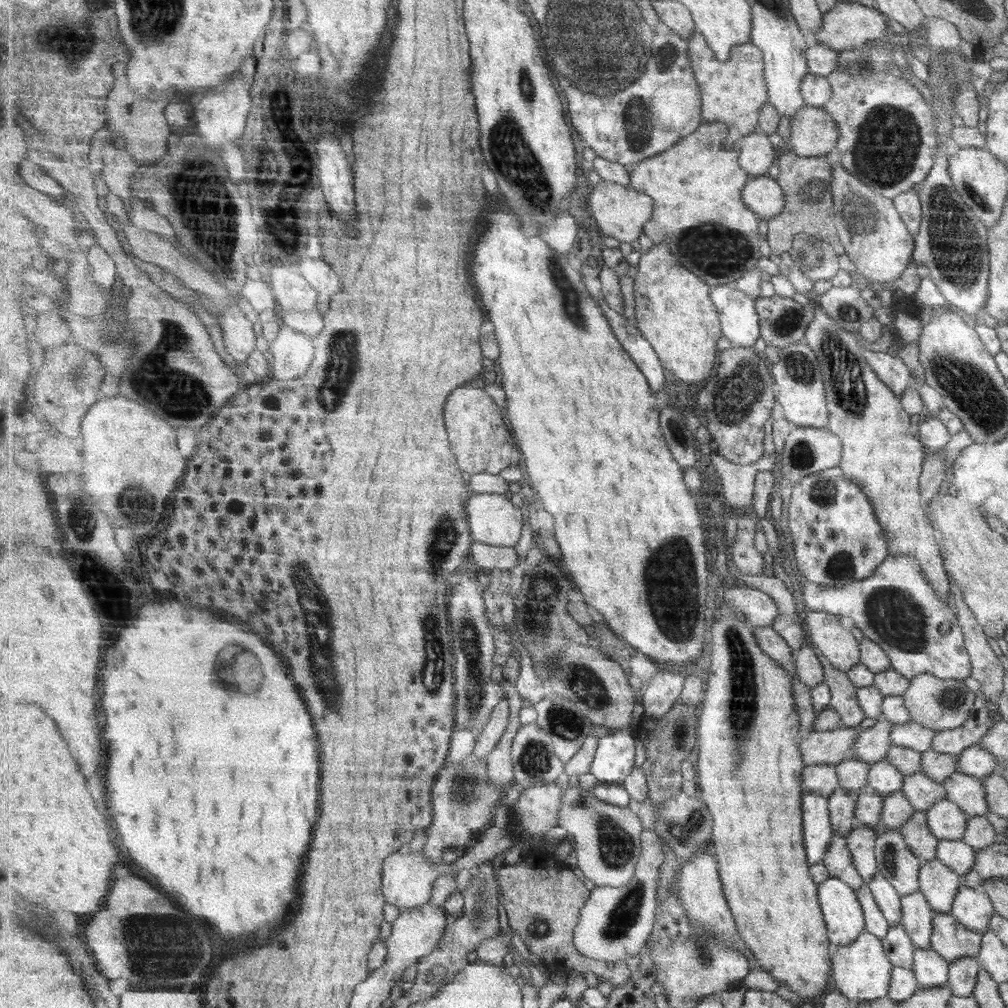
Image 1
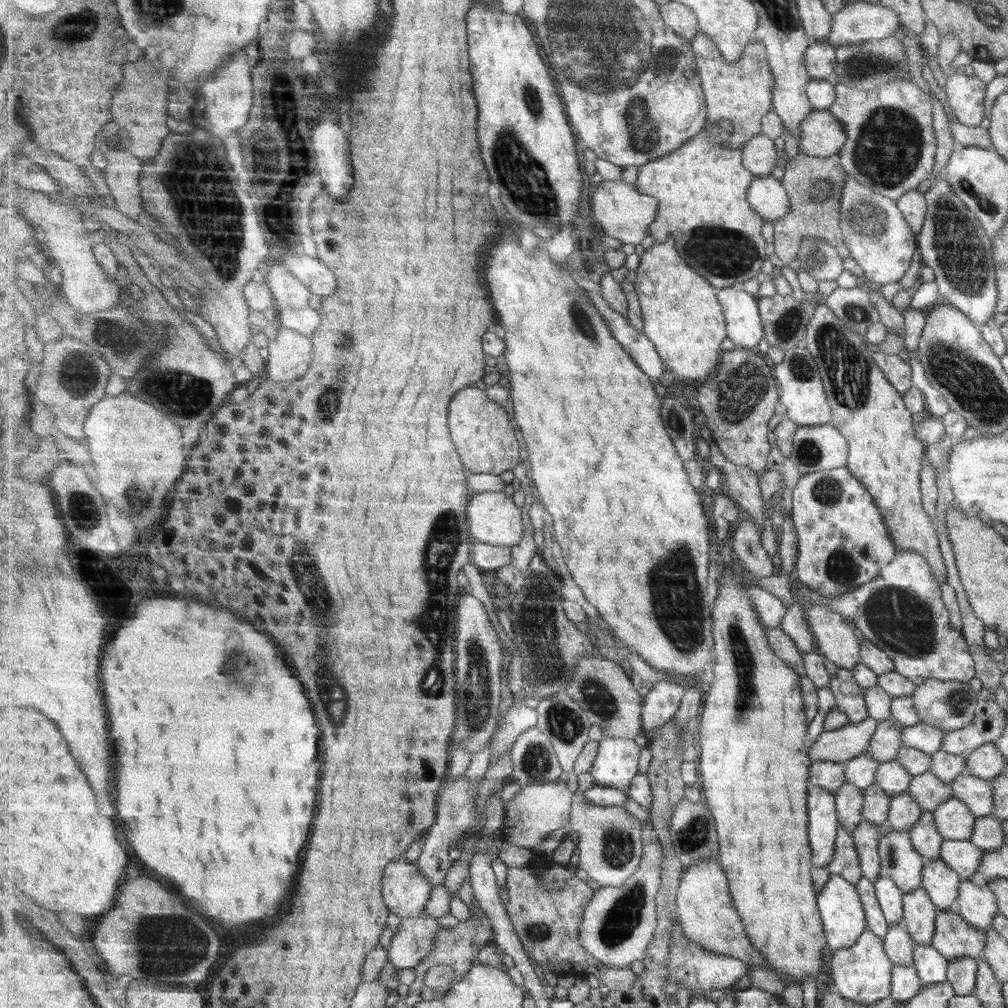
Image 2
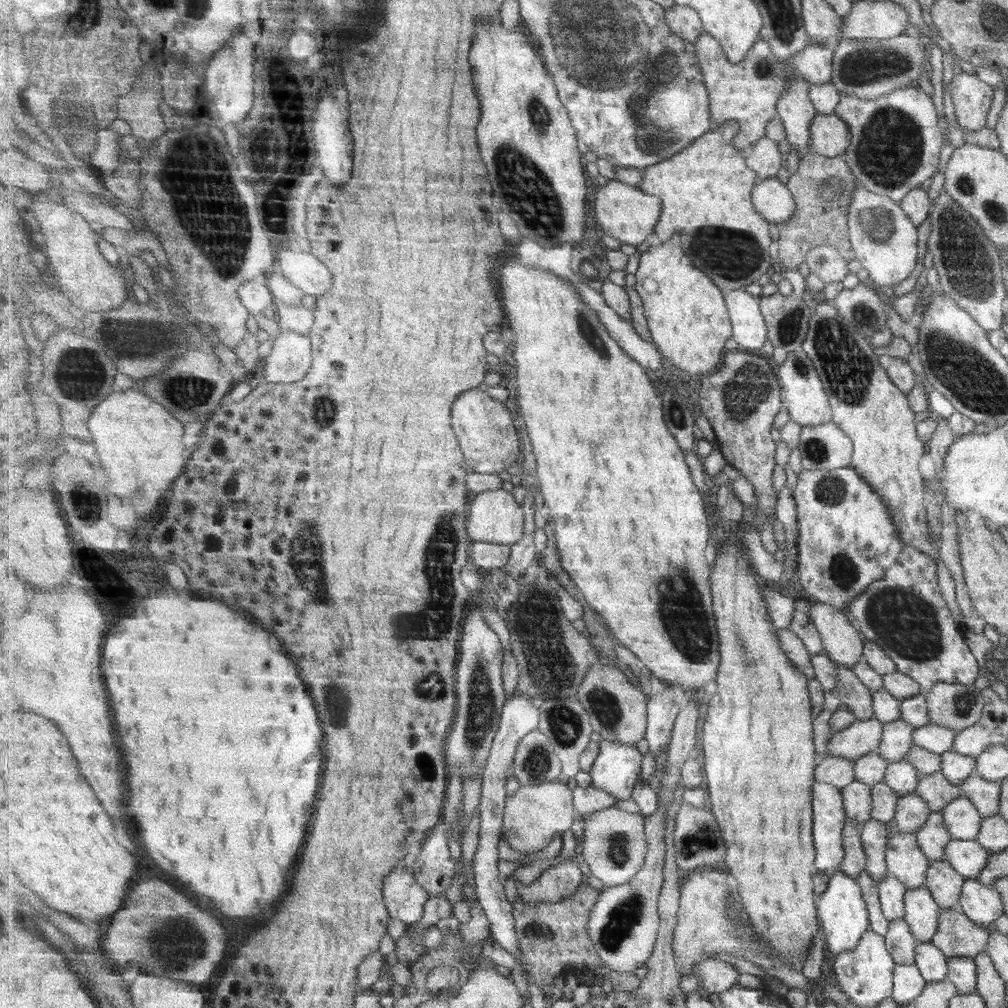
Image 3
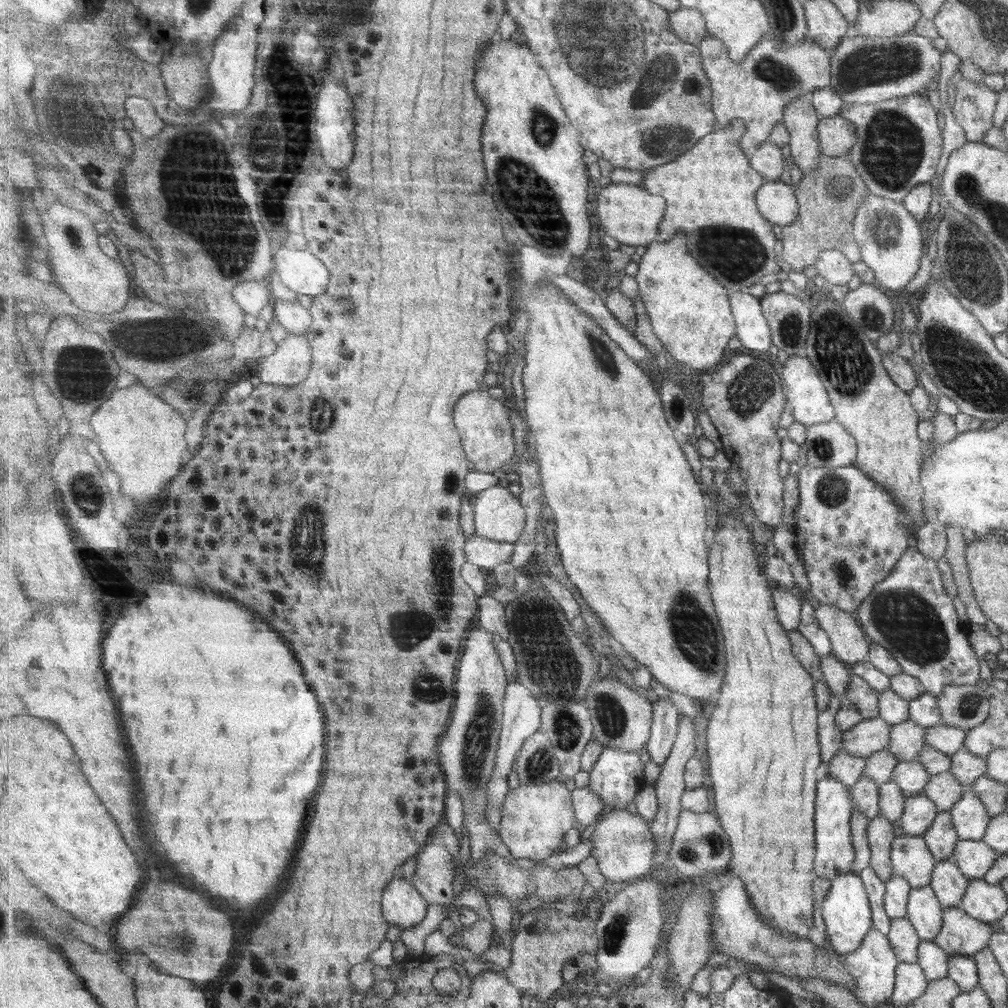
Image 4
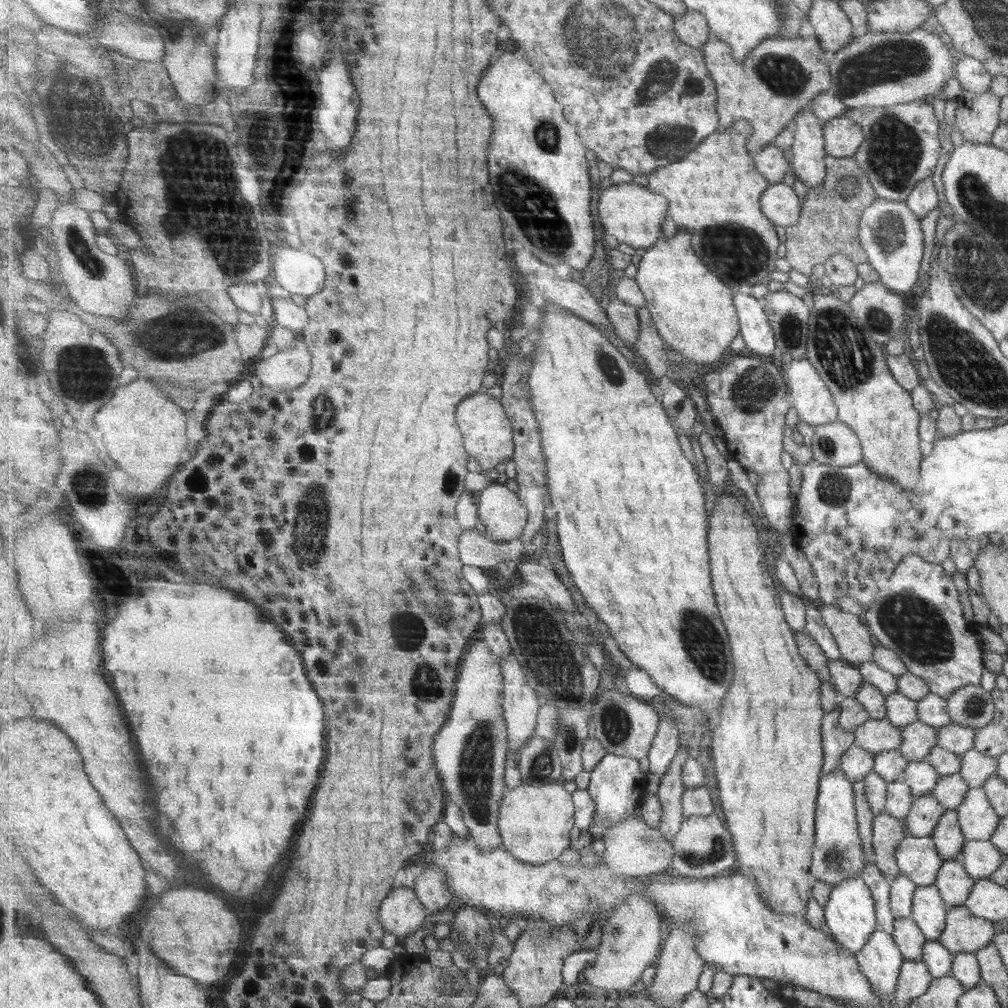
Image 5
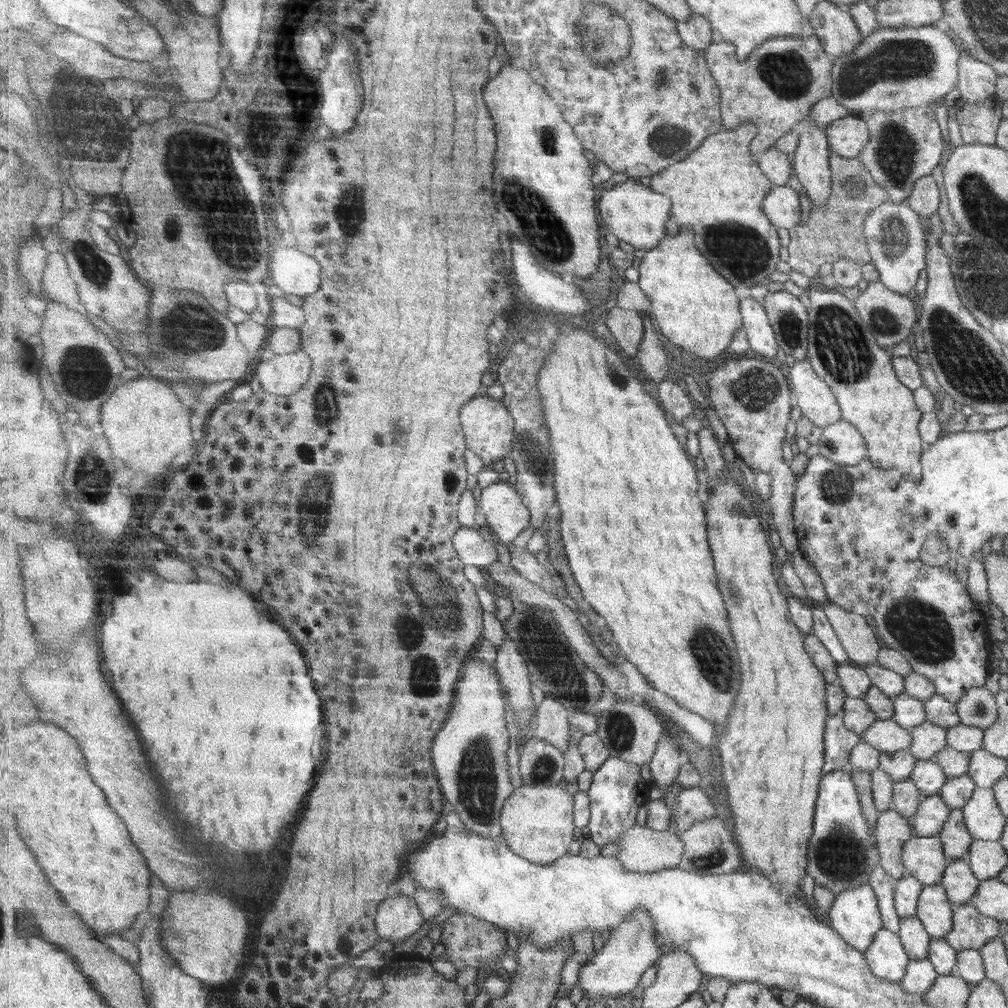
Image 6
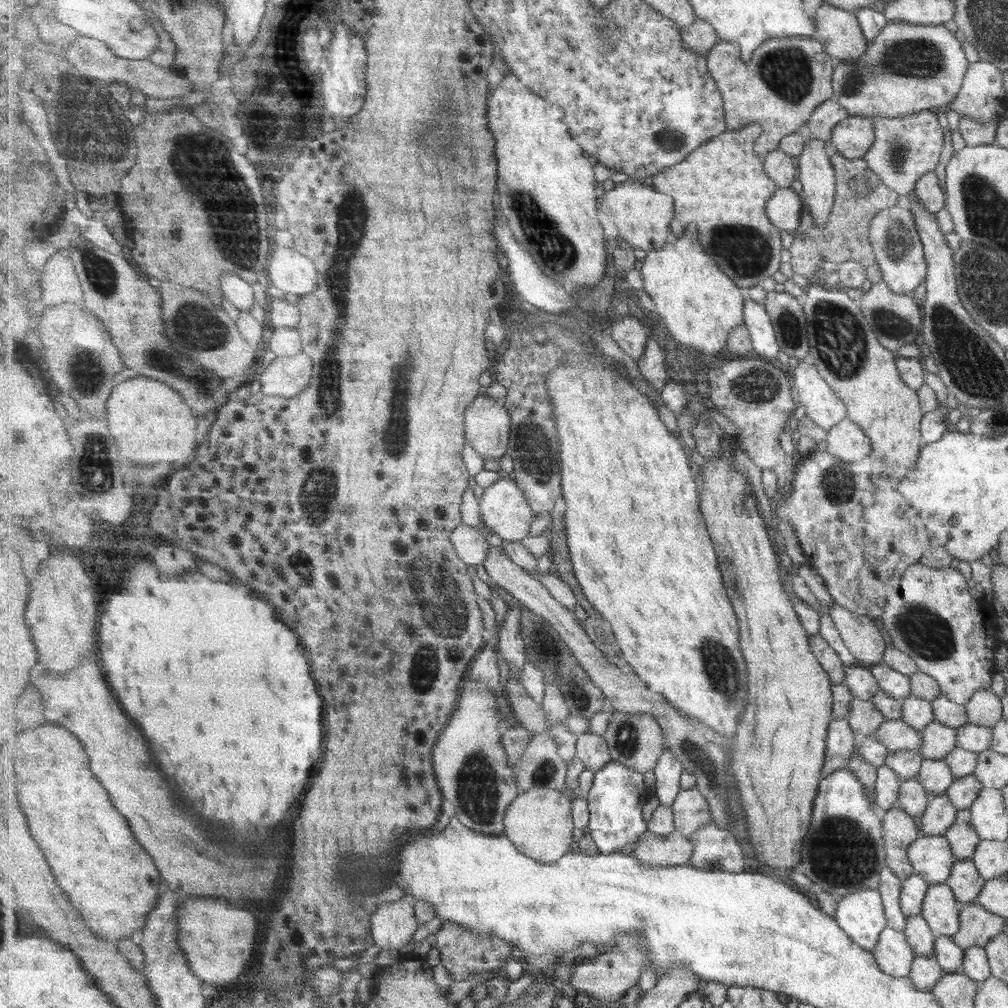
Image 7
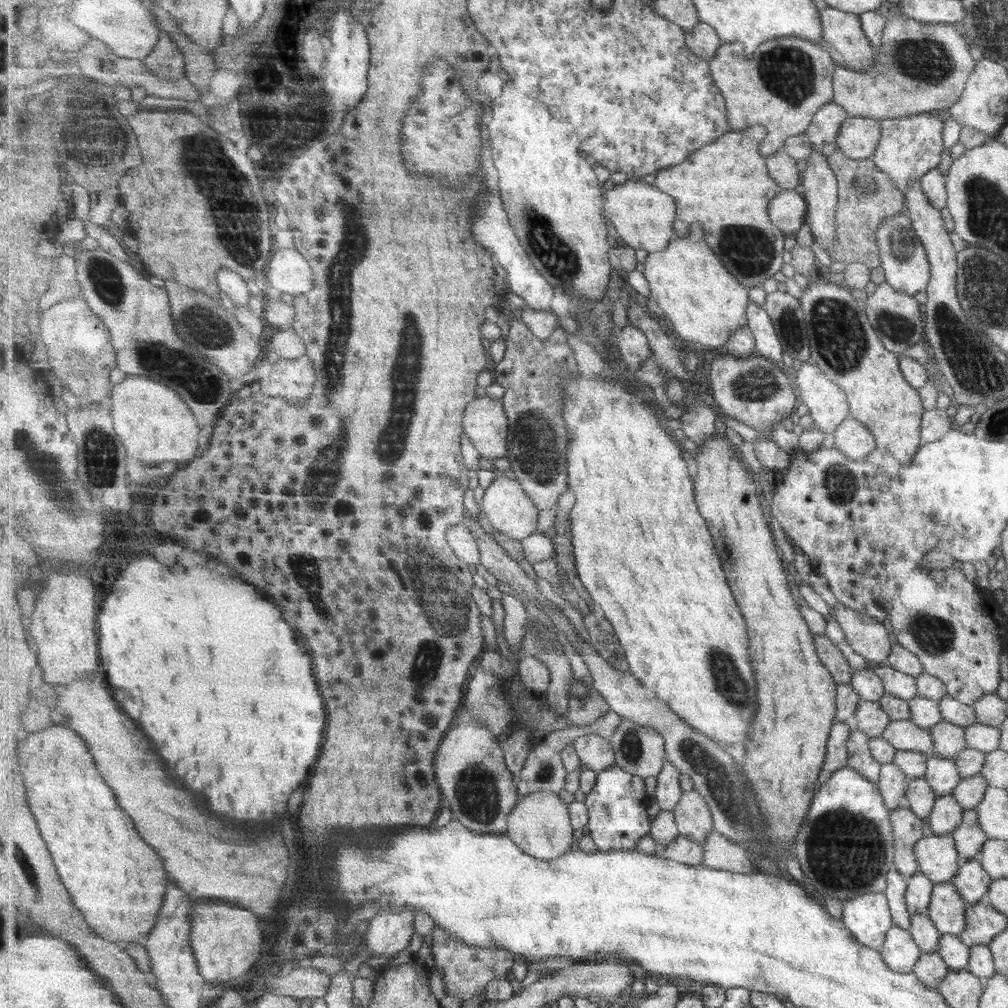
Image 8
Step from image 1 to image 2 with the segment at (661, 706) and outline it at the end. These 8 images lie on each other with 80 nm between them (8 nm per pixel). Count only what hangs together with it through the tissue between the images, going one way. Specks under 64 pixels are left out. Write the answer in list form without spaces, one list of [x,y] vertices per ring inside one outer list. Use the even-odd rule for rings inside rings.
[[[662,679],[655,684],[644,698],[642,721],[644,734],[651,742],[654,738],[654,730],[665,726],[682,705],[682,698],[685,696],[686,687],[681,686],[675,679]]]

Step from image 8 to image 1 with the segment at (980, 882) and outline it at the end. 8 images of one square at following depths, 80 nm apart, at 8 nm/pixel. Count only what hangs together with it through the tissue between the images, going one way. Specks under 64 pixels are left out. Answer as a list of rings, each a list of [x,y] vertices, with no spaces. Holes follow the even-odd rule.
[[[939,860],[919,861],[918,891],[933,912],[949,913],[960,878]]]

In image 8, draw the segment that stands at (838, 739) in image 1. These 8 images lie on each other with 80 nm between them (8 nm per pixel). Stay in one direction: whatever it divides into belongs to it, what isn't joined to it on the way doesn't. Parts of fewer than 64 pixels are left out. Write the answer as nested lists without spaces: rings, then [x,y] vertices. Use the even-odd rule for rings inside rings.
[[[910,720],[889,721],[880,736],[896,751],[915,751],[926,755],[932,752],[930,732],[915,726]]]

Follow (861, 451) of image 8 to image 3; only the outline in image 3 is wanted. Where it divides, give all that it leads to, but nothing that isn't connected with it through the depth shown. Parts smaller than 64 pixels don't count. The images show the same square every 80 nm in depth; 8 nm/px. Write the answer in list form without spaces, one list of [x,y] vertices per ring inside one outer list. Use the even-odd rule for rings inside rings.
[[[833,422],[799,428],[799,451],[802,469],[819,470],[847,467],[853,442]]]

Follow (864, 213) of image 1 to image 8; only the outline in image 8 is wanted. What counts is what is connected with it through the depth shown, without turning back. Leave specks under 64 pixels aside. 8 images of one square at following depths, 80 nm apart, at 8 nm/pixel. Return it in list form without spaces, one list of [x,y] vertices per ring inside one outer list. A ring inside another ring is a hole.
[[[902,209],[899,214],[884,218],[874,234],[875,246],[878,248],[878,259],[884,270],[884,279],[893,290],[913,297],[914,292],[926,289],[929,280],[929,265],[924,248],[916,237],[910,220]]]

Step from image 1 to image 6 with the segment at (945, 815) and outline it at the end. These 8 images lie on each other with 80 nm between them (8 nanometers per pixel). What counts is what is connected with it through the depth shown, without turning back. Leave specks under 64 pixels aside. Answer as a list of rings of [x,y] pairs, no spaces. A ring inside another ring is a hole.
[[[975,787],[965,806],[960,809],[963,813],[963,822],[967,829],[967,834],[972,839],[997,841],[997,838],[1001,837],[1006,817],[999,810],[991,789]]]

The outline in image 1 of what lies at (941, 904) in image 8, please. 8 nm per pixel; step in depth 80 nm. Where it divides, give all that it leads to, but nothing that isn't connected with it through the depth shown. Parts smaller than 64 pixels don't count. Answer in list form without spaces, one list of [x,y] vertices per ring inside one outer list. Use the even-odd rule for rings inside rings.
[[[918,890],[900,898],[900,924],[914,947],[930,947],[933,911]]]

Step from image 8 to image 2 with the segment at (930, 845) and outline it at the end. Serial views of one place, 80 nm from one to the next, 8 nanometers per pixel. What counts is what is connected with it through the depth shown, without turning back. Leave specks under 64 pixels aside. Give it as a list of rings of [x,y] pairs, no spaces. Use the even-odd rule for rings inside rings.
[[[892,831],[879,838],[877,843],[879,877],[889,878],[902,894],[921,885],[923,859],[911,848],[905,832]]]

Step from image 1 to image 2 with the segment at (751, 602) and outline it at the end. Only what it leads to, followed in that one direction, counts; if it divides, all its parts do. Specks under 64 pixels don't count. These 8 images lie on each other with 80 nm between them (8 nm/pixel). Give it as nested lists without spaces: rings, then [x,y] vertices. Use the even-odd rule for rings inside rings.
[[[750,583],[746,589],[762,623],[767,628],[779,628],[788,611],[786,604],[771,591],[755,584]]]

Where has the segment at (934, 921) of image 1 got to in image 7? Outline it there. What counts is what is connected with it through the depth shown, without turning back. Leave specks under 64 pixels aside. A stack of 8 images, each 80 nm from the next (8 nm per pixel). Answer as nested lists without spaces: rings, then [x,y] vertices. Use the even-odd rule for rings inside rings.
[[[975,902],[958,904],[957,919],[957,932],[950,937],[961,950],[972,946],[982,947],[992,936],[1001,933],[1003,928],[1003,919],[985,912]]]

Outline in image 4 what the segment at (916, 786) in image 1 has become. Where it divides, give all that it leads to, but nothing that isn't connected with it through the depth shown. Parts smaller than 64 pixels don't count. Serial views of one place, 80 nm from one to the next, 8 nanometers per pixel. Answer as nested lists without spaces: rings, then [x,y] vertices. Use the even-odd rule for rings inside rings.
[[[947,771],[928,775],[927,784],[921,794],[925,795],[938,811],[948,811],[962,796],[963,787]]]

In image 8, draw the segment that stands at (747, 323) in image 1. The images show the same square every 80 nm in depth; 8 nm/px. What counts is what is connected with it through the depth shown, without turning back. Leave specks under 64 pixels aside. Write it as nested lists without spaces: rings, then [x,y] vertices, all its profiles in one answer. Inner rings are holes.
[[[750,301],[748,305],[748,326],[756,338],[758,354],[771,360],[783,360],[784,348],[775,325],[763,305]]]

